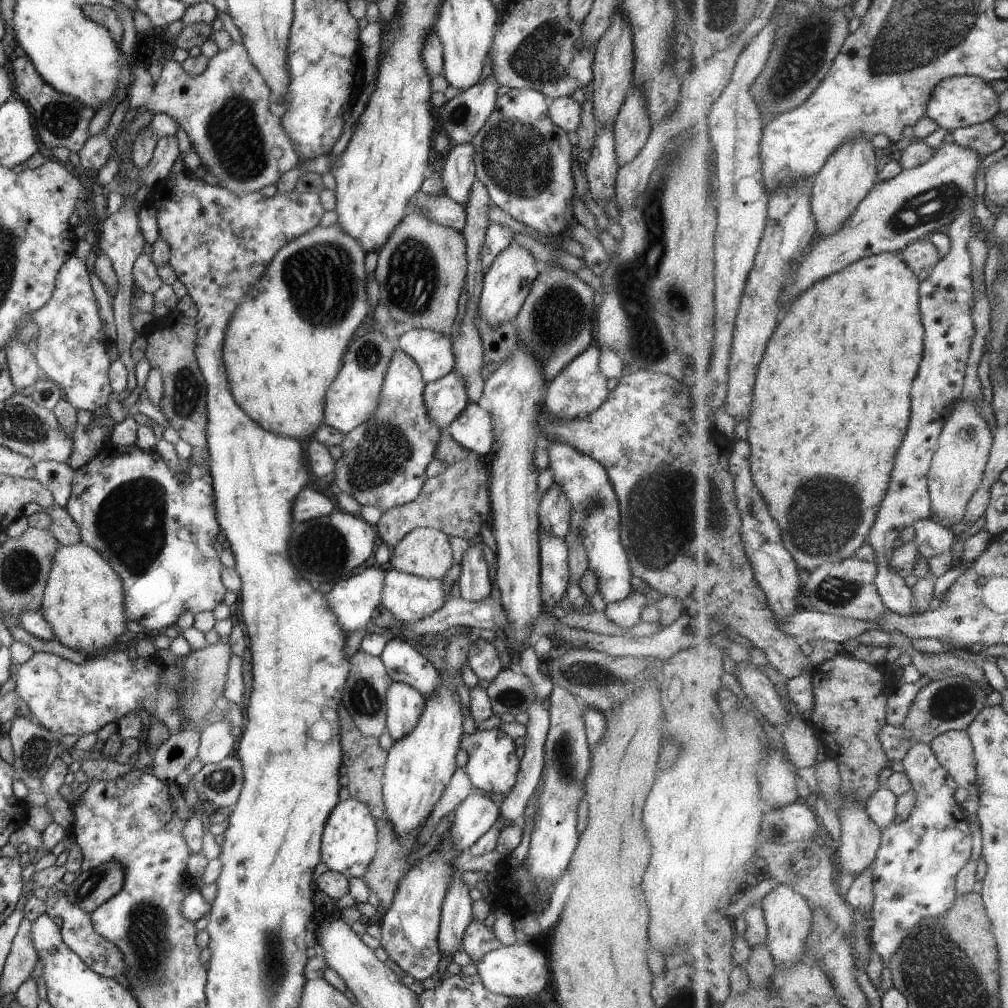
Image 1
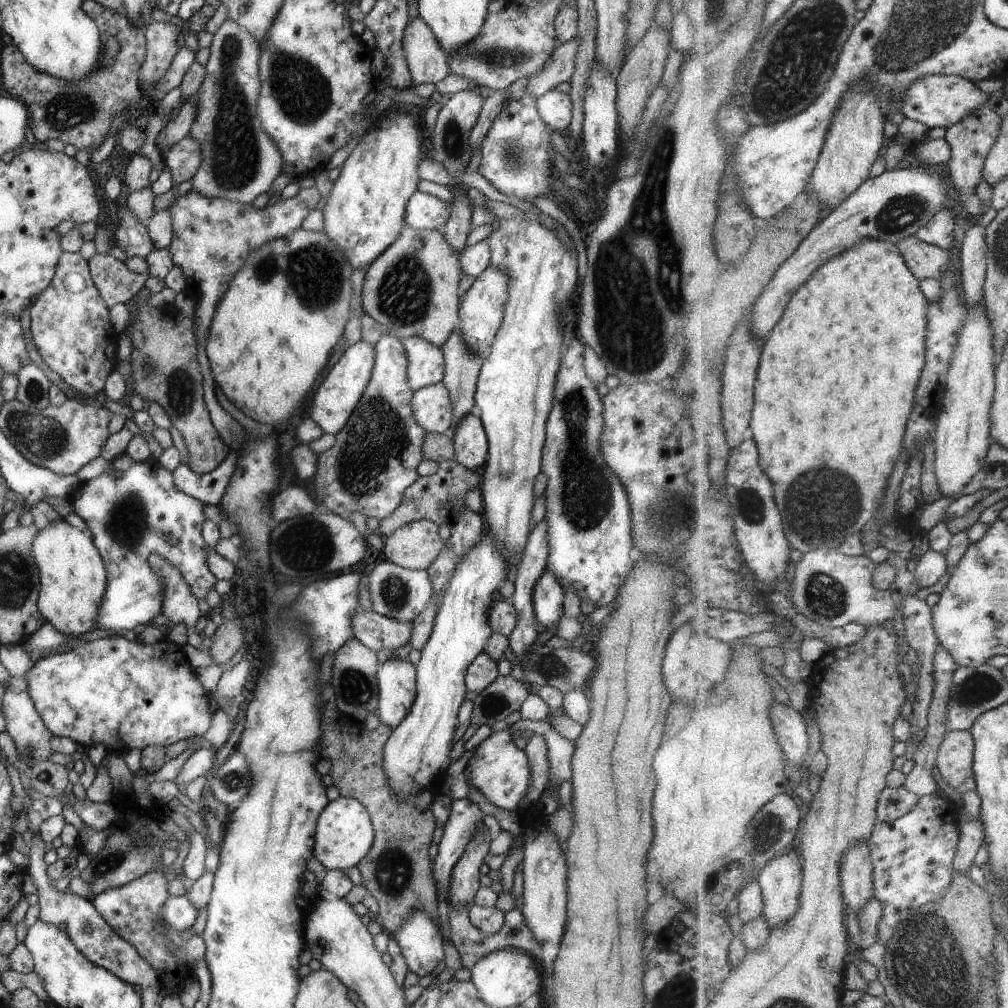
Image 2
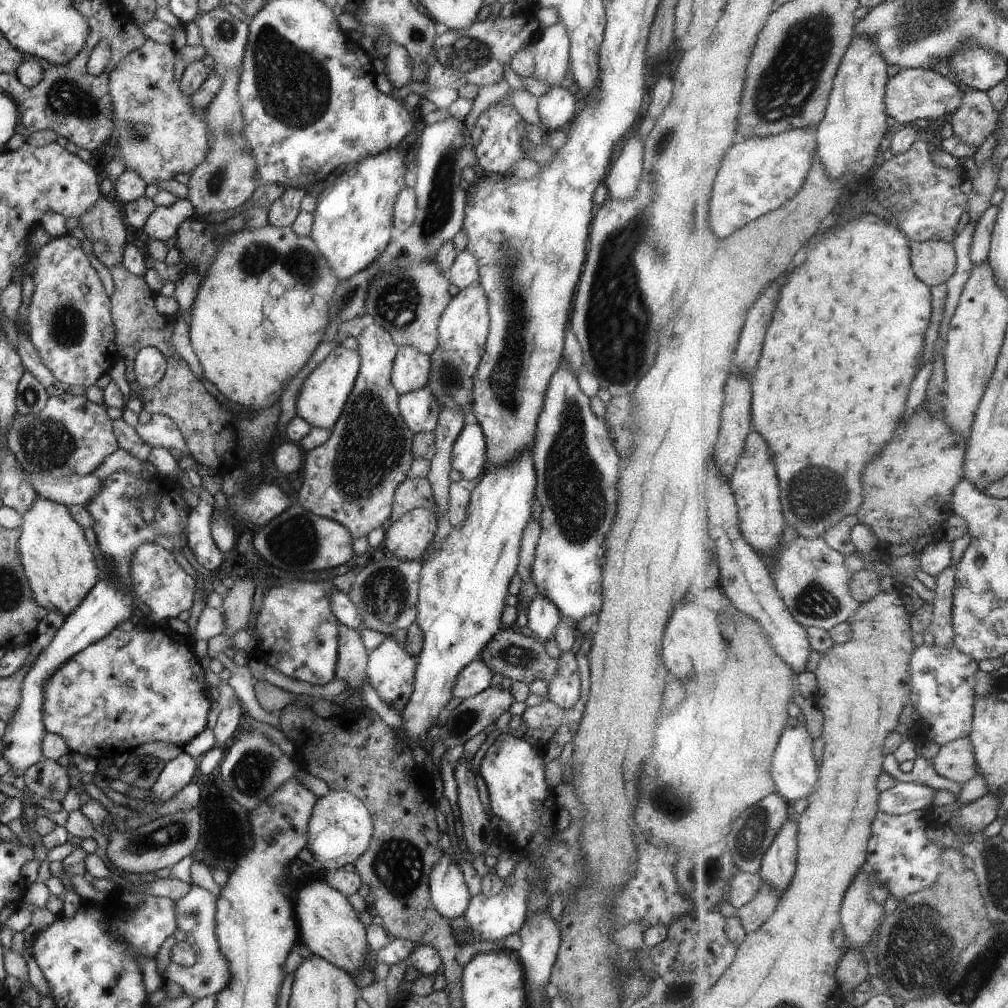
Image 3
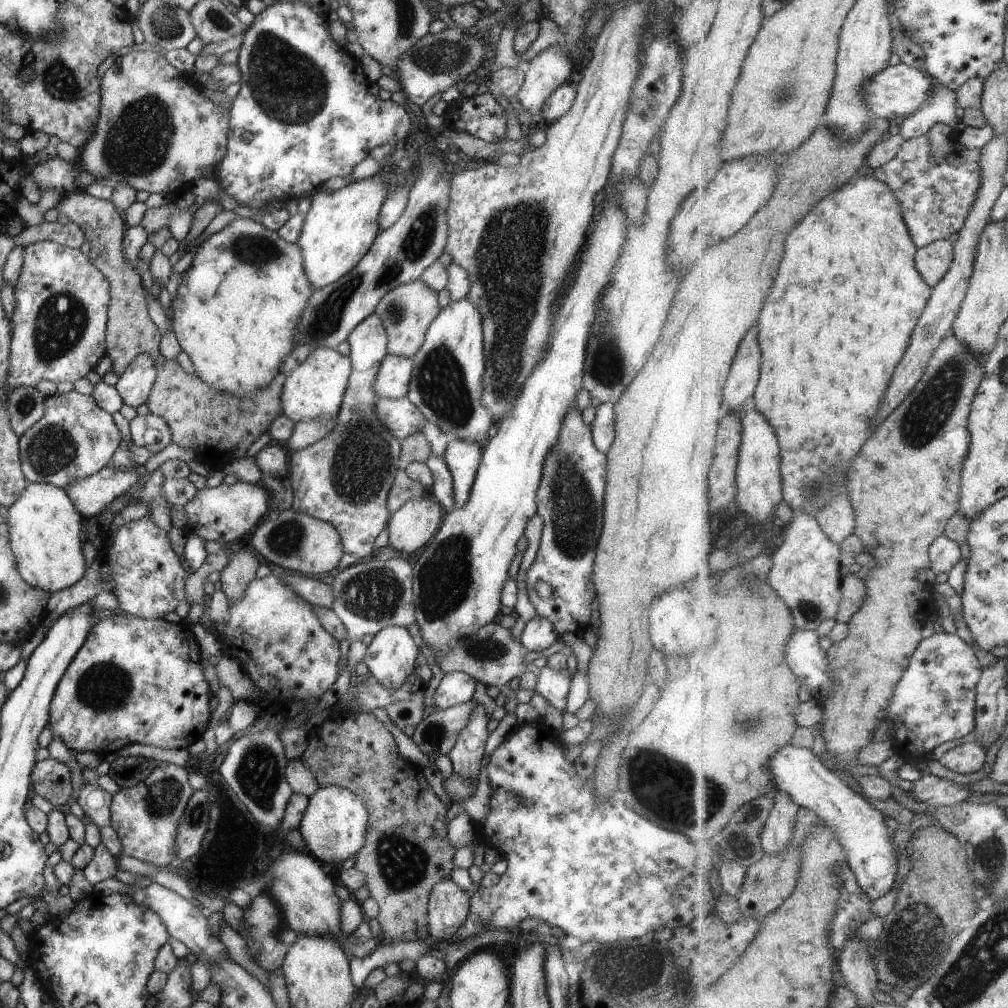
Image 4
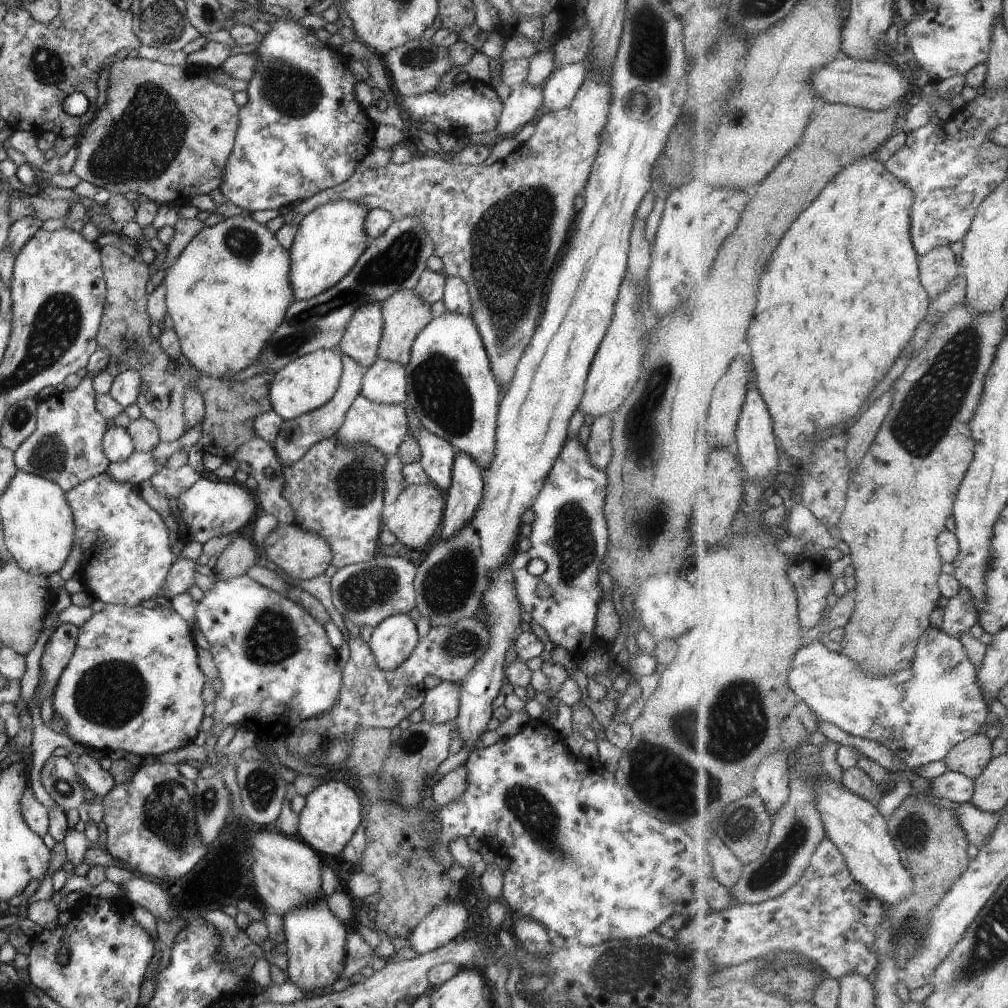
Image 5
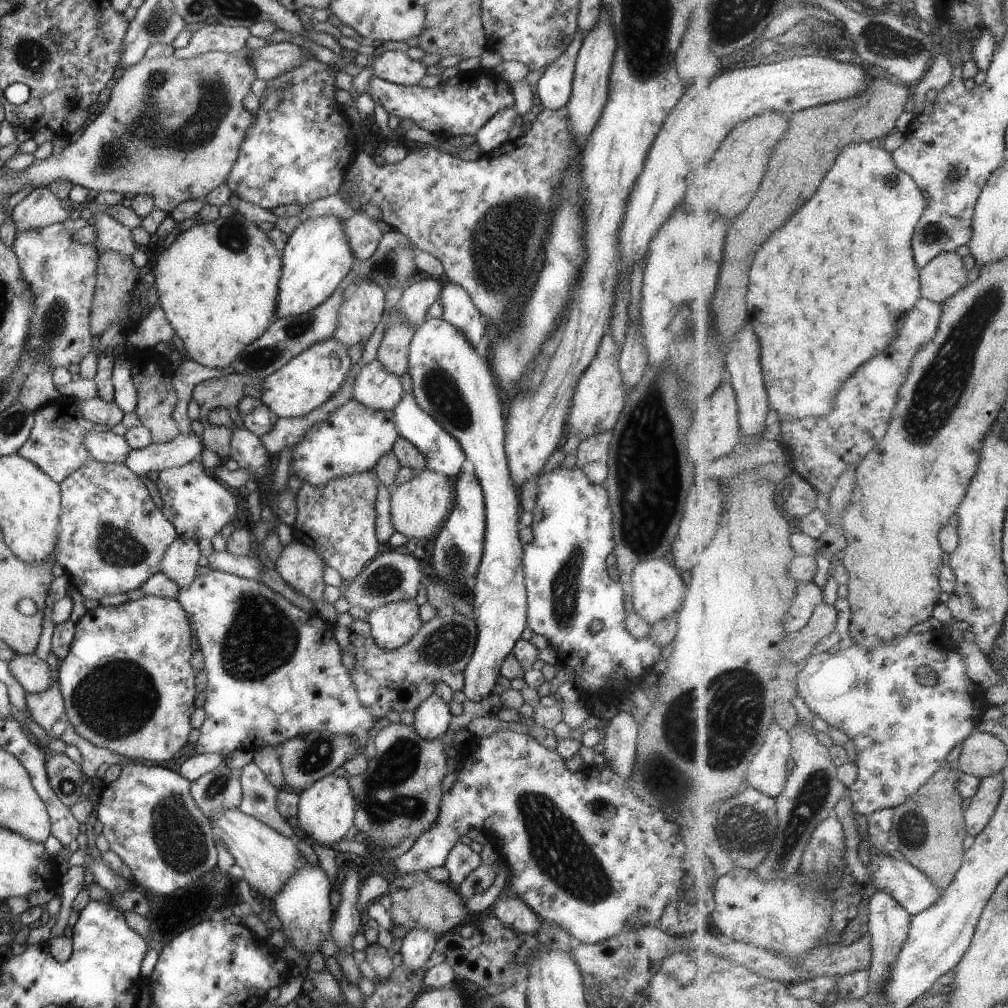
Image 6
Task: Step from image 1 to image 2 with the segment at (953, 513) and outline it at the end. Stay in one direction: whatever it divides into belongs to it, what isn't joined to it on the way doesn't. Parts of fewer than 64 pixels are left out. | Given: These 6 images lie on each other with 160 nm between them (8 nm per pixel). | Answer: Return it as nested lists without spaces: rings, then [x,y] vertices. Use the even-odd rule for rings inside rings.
[[[984,304],[975,312],[968,312],[963,332],[952,356],[950,369],[945,380],[946,393],[941,398],[941,411],[937,414],[938,429],[934,436],[934,472],[941,498],[955,500],[982,470],[992,445],[992,407],[996,393],[996,354],[992,345],[994,332]]]

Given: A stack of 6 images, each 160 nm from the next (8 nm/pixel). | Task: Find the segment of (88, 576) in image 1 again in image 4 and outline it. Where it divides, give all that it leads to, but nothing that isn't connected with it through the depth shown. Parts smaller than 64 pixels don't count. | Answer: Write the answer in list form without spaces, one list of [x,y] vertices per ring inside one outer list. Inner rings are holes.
[[[27,481],[17,500],[7,506],[7,516],[4,519],[9,550],[23,582],[51,595],[73,586],[83,577],[86,569],[79,540],[82,519],[63,488]]]

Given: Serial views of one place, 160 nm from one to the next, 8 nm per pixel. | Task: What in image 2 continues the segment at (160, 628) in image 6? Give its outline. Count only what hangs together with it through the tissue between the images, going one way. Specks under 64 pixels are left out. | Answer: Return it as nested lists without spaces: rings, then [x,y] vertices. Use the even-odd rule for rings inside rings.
[[[115,634],[83,643],[76,649],[39,655],[27,669],[26,691],[52,736],[70,738],[85,749],[102,744],[107,752],[125,753],[149,745],[167,747],[178,740],[202,735],[210,725],[209,695],[185,660],[181,646],[166,638],[147,645],[129,634]]]

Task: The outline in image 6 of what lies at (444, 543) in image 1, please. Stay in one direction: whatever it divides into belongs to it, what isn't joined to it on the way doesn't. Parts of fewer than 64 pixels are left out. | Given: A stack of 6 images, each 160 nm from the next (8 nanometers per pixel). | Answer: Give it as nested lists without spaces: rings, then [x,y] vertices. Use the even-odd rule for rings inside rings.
[[[427,468],[393,488],[390,494],[390,517],[395,532],[410,538],[427,538],[443,522],[453,494],[453,480]]]

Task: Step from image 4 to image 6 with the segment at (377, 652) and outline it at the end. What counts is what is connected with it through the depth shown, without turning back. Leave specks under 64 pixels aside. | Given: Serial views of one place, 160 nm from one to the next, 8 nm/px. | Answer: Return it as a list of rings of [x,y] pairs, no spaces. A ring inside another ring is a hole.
[[[414,599],[382,604],[367,613],[370,635],[377,648],[393,651],[403,646],[421,626]]]

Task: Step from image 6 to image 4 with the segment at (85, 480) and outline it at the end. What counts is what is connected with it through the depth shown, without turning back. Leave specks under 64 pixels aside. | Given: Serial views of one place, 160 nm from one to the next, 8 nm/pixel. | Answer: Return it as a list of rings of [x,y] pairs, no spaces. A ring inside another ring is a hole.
[[[114,515],[103,536],[101,536],[101,548],[97,548],[96,556],[101,562],[105,562],[111,568],[111,588],[110,593],[117,600],[117,608],[123,612],[138,618],[162,618],[167,612],[172,612],[175,606],[185,599],[183,587],[188,577],[181,565],[183,563],[177,554],[173,552],[167,532],[153,524],[153,520],[146,515],[139,520],[129,520],[124,524],[116,525],[113,522]]]

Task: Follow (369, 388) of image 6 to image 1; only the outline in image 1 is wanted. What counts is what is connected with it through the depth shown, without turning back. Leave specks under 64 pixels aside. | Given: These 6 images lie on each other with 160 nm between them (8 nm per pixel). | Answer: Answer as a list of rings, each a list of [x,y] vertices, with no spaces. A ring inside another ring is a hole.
[[[409,328],[395,340],[395,346],[415,361],[425,384],[454,368],[451,338],[447,335],[429,329]]]

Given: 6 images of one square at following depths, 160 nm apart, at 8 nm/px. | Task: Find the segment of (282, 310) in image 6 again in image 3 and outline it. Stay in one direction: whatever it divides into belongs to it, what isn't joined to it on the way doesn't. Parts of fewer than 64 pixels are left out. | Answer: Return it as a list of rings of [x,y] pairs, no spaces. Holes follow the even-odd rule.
[[[401,145],[387,148],[375,156],[357,160],[350,171],[341,173],[332,184],[326,186],[315,200],[312,210],[312,229],[309,236],[329,263],[336,279],[342,281],[364,269],[376,259],[389,244],[394,229],[392,206],[405,182],[405,158]]]

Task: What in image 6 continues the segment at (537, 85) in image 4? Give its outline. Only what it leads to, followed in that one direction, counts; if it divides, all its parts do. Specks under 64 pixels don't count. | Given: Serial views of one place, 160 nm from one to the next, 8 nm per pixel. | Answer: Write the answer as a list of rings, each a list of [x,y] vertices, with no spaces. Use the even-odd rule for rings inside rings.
[[[507,105],[505,108],[498,110],[477,132],[475,136],[474,148],[482,153],[491,153],[497,147],[500,147],[508,140],[508,134],[511,130],[516,108],[513,105]]]

